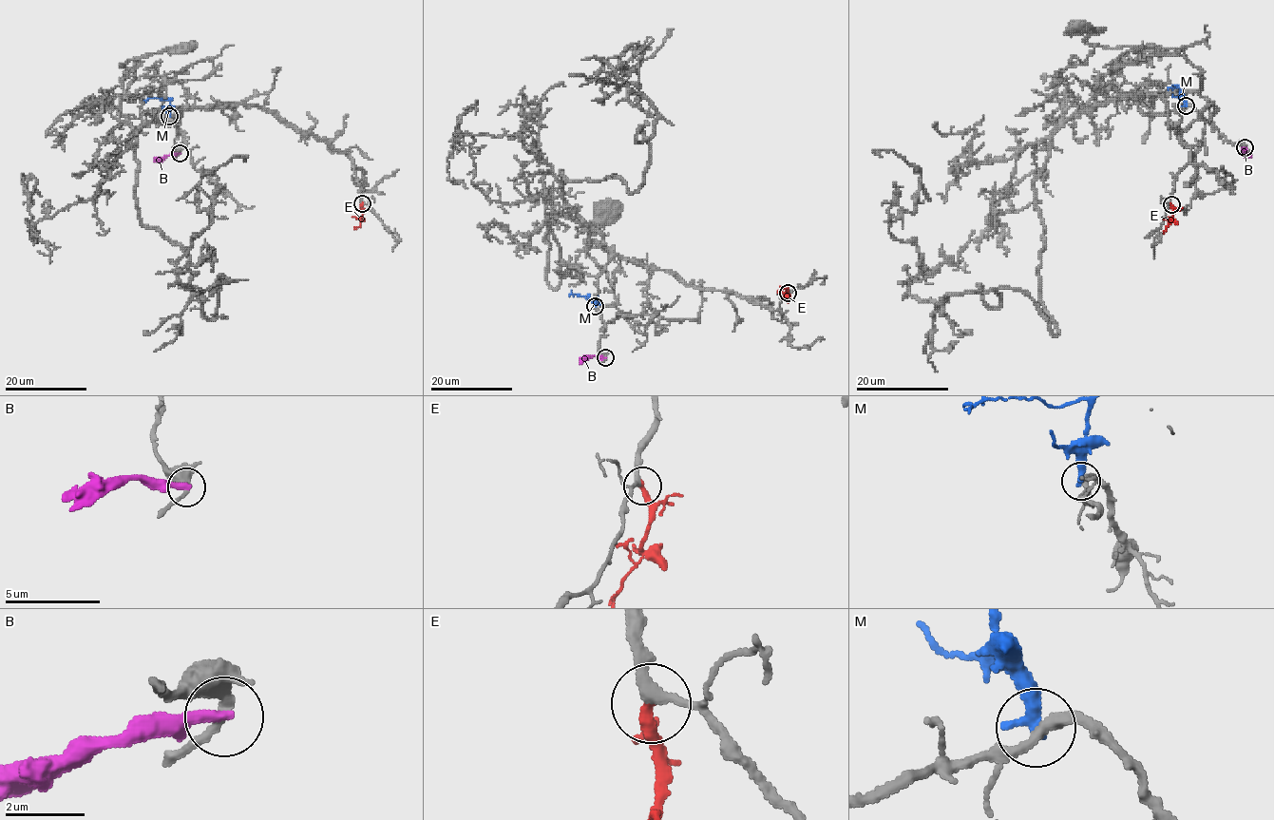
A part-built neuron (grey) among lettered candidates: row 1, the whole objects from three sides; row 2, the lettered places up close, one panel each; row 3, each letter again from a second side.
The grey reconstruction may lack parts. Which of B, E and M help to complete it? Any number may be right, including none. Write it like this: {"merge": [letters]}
{"merge": ["E"]}

